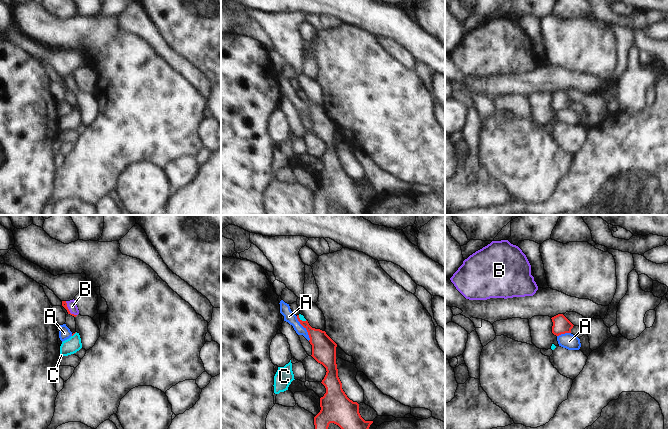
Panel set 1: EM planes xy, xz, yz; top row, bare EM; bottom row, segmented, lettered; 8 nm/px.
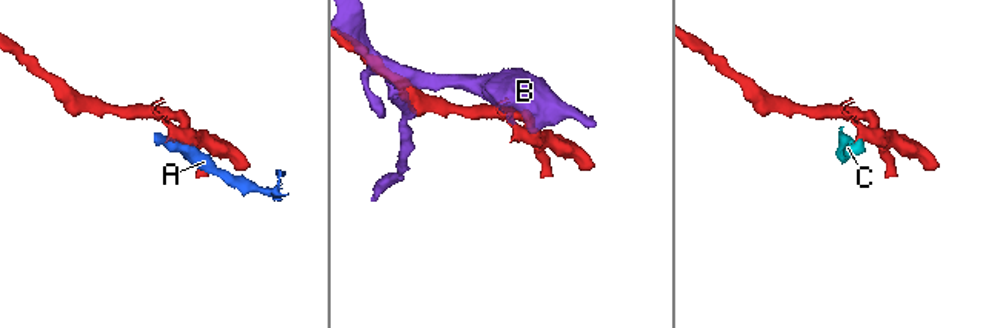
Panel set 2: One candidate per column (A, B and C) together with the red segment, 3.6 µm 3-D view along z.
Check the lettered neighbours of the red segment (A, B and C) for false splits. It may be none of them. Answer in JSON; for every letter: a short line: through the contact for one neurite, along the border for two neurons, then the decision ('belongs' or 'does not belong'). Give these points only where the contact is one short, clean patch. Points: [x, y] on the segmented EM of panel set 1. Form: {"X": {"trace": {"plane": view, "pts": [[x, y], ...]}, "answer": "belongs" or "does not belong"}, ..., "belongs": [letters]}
{"A": {"trace": {"plane": "xz", "pts": [[296, 316], [299, 323], [306, 330], [309, 340]]}, "answer": "does not belong"}, "B": {"trace": {"plane": "xy", "pts": [[64, 304], [68, 310], [71, 304]]}, "answer": "belongs"}, "C": {"trace": {"plane": "xz", "pts": [[321, 343], [301, 320], [301, 317]]}, "answer": "belongs"}, "belongs": ["B", "C"]}

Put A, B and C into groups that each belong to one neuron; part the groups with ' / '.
A / B C

